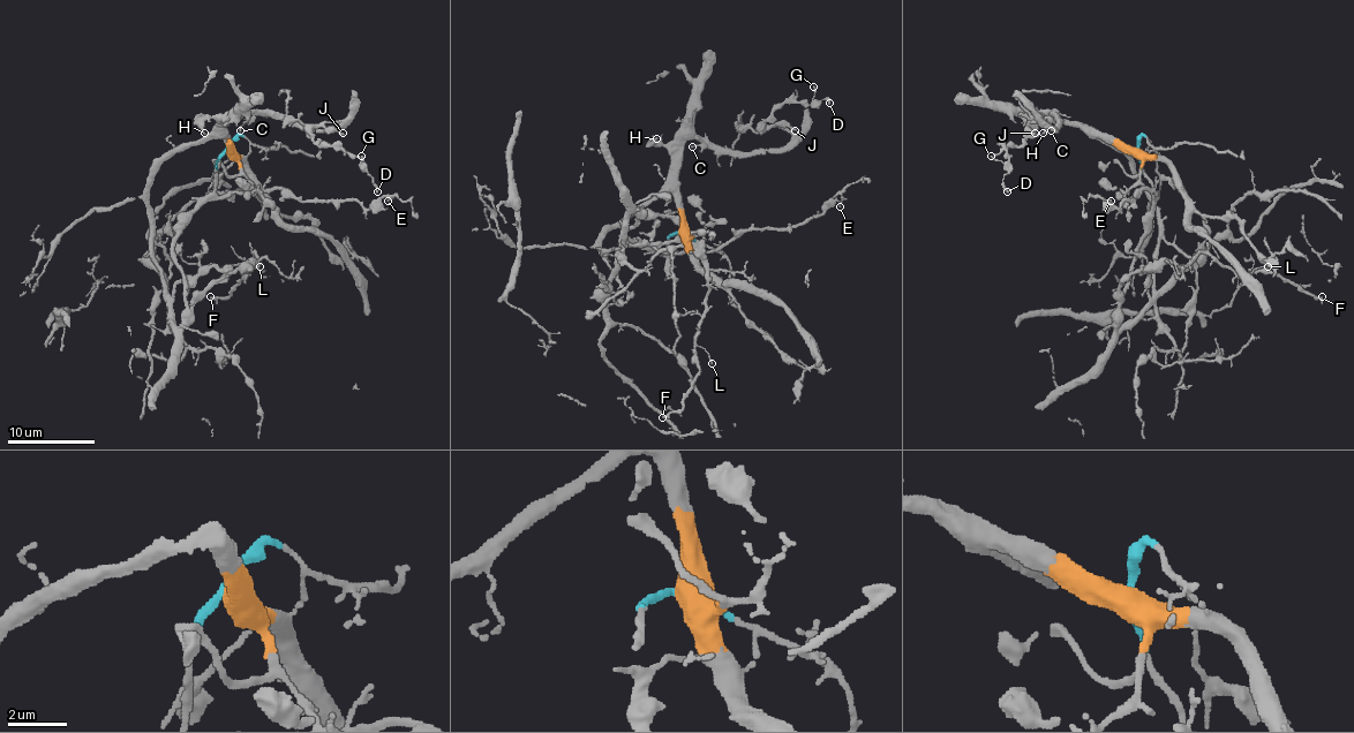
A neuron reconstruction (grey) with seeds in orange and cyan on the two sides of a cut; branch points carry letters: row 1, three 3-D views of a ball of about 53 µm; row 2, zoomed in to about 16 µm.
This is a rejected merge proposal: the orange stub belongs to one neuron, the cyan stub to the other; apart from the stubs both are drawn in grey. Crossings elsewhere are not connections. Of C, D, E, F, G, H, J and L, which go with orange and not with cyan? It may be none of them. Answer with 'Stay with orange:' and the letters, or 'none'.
Stay with orange: C, D, G, H, J

